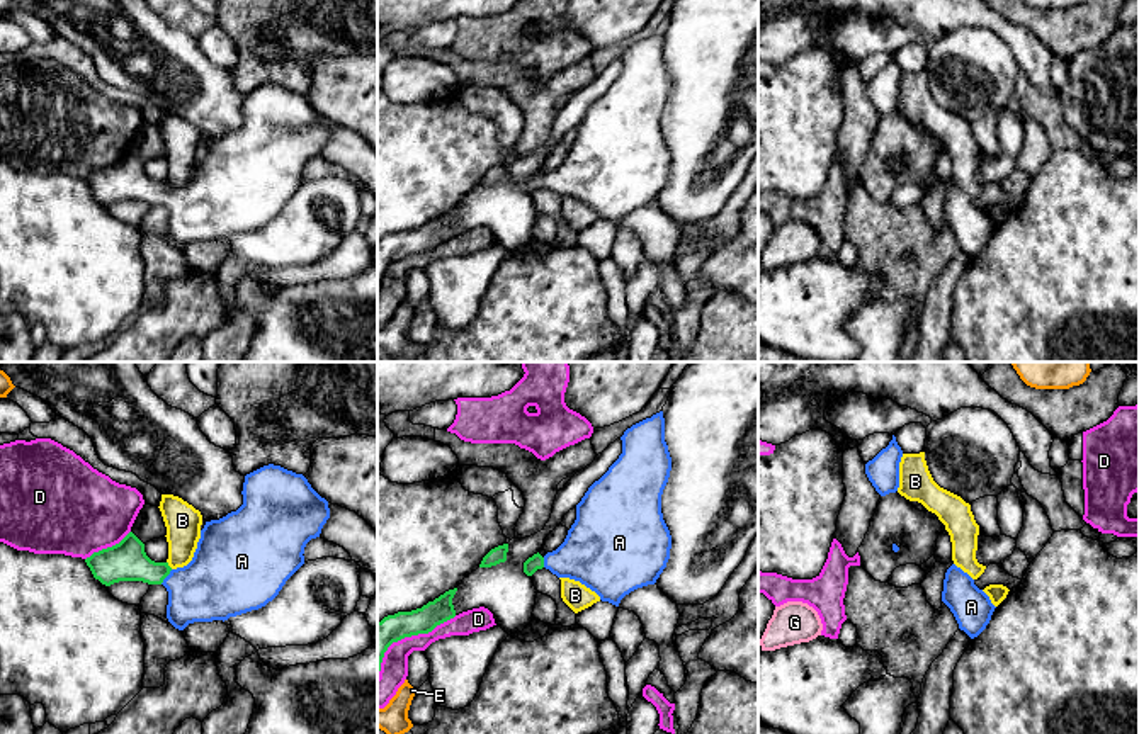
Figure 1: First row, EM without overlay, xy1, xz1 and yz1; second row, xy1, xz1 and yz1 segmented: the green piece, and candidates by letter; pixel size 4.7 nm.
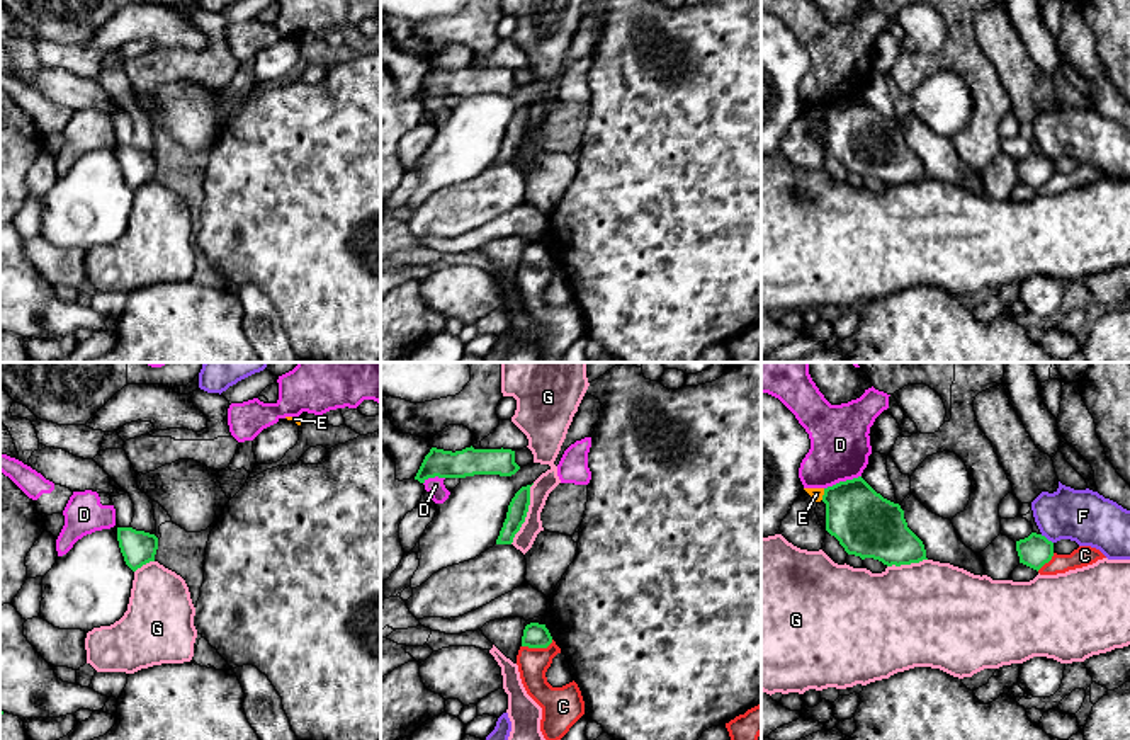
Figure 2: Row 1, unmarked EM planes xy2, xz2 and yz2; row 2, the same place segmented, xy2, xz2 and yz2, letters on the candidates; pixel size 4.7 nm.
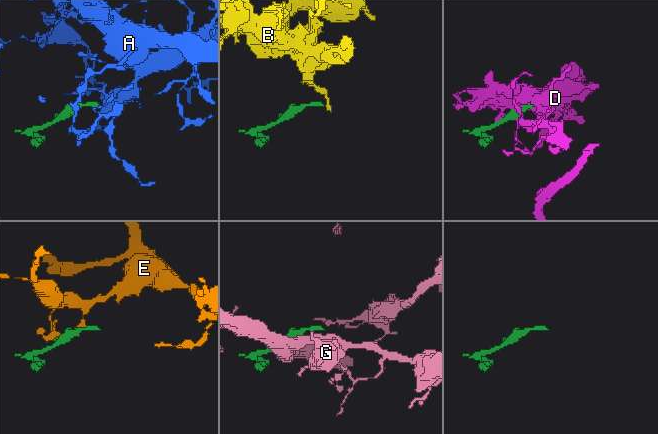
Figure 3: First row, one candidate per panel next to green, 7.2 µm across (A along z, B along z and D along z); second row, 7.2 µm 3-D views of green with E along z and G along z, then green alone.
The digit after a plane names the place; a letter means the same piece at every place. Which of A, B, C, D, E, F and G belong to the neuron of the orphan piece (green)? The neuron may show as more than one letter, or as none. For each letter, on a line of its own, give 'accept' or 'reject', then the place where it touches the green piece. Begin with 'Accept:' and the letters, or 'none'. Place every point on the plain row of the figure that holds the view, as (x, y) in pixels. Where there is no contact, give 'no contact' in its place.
Accept: A
A: accept; meets green in xy1 at (167, 194)
B: reject; meets green in xy1 at (167, 184)
C: reject; meets green in xz2 at (537, 266)
D: reject; meets green in xz1 at (407, 255)
E: reject; meets green in yz2 at (824, 113)
F: reject; meets green in yz2 at (1045, 157)
G: reject; meets green in xz2 at (525, 133)

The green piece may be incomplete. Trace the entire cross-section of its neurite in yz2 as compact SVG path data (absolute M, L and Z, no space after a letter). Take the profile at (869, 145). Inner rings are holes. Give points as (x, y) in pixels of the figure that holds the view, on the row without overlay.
M862 95L824 107L822 121L826 150L848 174L873 177L887 185L928 179L901 124L884 117Z

